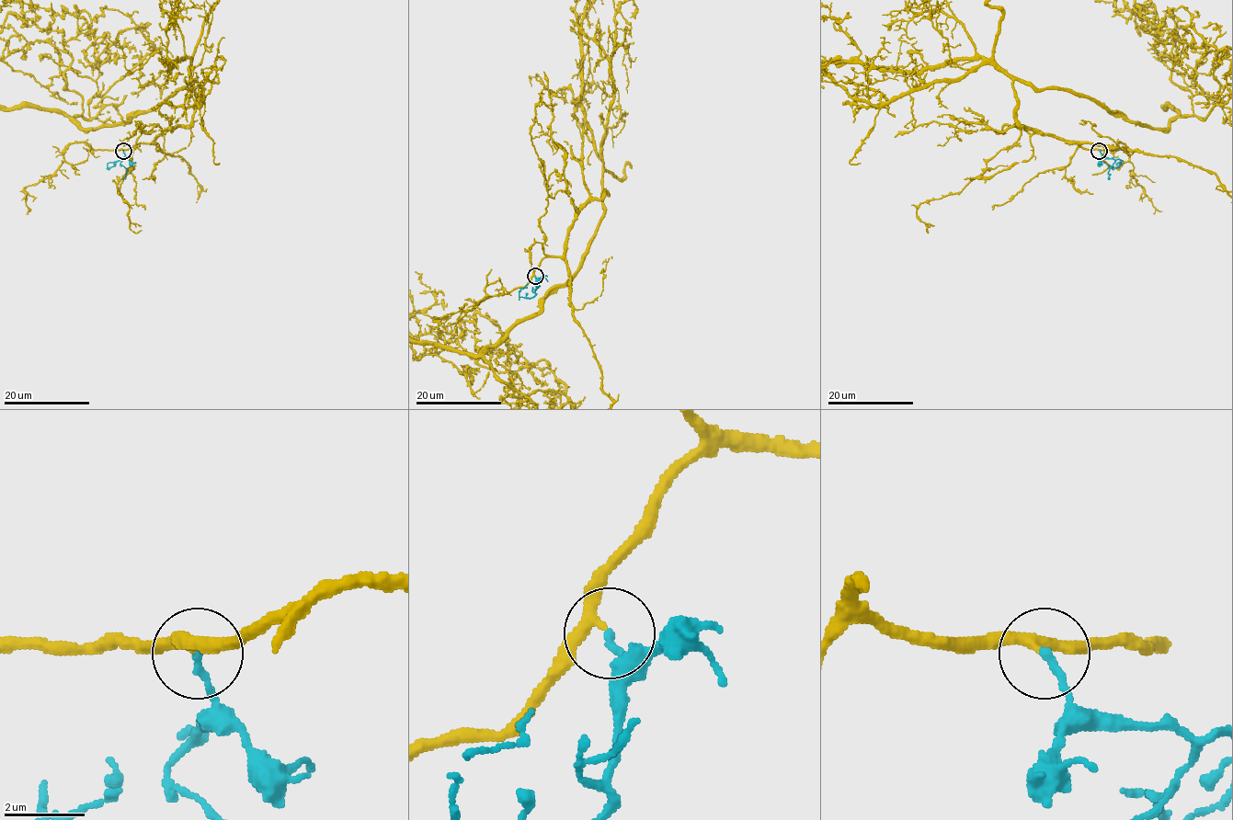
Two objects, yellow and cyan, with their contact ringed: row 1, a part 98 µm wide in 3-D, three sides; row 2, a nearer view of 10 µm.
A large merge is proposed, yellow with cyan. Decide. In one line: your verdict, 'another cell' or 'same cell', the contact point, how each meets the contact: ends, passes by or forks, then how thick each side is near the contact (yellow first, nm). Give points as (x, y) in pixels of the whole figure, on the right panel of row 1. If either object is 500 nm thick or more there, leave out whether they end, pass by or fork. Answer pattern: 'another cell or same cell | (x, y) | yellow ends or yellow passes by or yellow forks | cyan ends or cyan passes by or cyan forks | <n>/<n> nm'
same cell | (1099, 151) | yellow passes by | cyan ends | 240/190 nm

